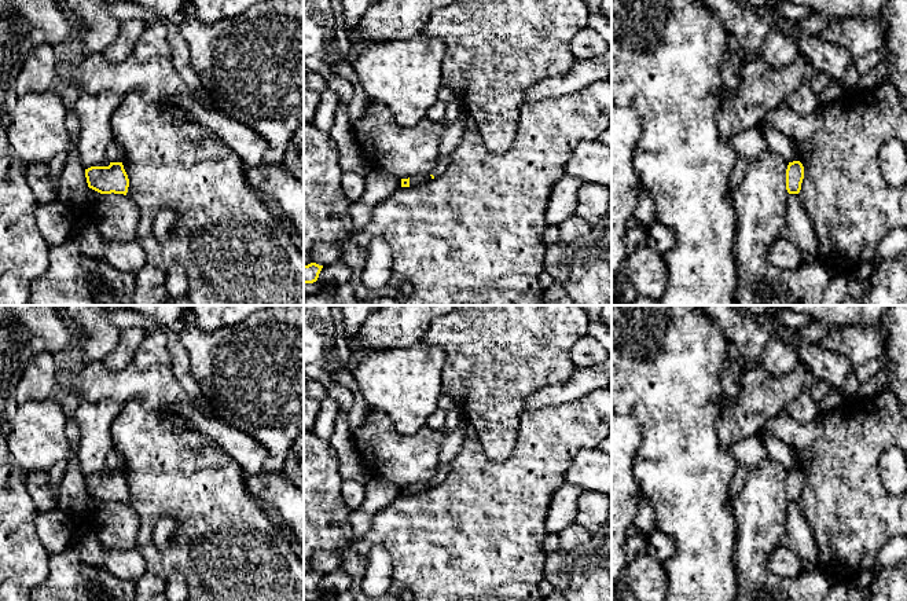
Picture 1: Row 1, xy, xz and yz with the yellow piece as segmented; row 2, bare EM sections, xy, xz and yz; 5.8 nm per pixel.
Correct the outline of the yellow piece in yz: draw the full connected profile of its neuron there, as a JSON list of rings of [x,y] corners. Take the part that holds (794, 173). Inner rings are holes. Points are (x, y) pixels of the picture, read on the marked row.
[[[800,161],[789,162],[786,169],[786,190],[789,194],[798,194],[804,179],[804,166]]]

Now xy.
[[[110,162],[109,166],[91,166],[85,169],[88,187],[100,194],[126,195],[129,179],[122,162]]]

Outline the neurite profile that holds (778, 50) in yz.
[[[781,28],[771,29],[763,48],[756,58],[772,67],[785,67],[800,55],[800,48],[793,37]]]

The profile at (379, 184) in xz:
[[[377,166],[364,177],[364,182],[364,194],[356,202],[350,204],[353,221],[352,234],[364,228],[374,209],[389,199],[401,187],[401,179]]]

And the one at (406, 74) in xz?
[[[421,33],[407,40],[368,43],[352,66],[367,98],[386,105],[403,127],[415,127],[438,99],[444,52],[441,39]]]

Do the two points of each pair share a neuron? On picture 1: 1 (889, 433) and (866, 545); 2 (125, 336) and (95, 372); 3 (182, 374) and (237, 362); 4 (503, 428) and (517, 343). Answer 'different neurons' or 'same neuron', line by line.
1: same neuron
2: different neurons
3: different neurons
4: same neuron

